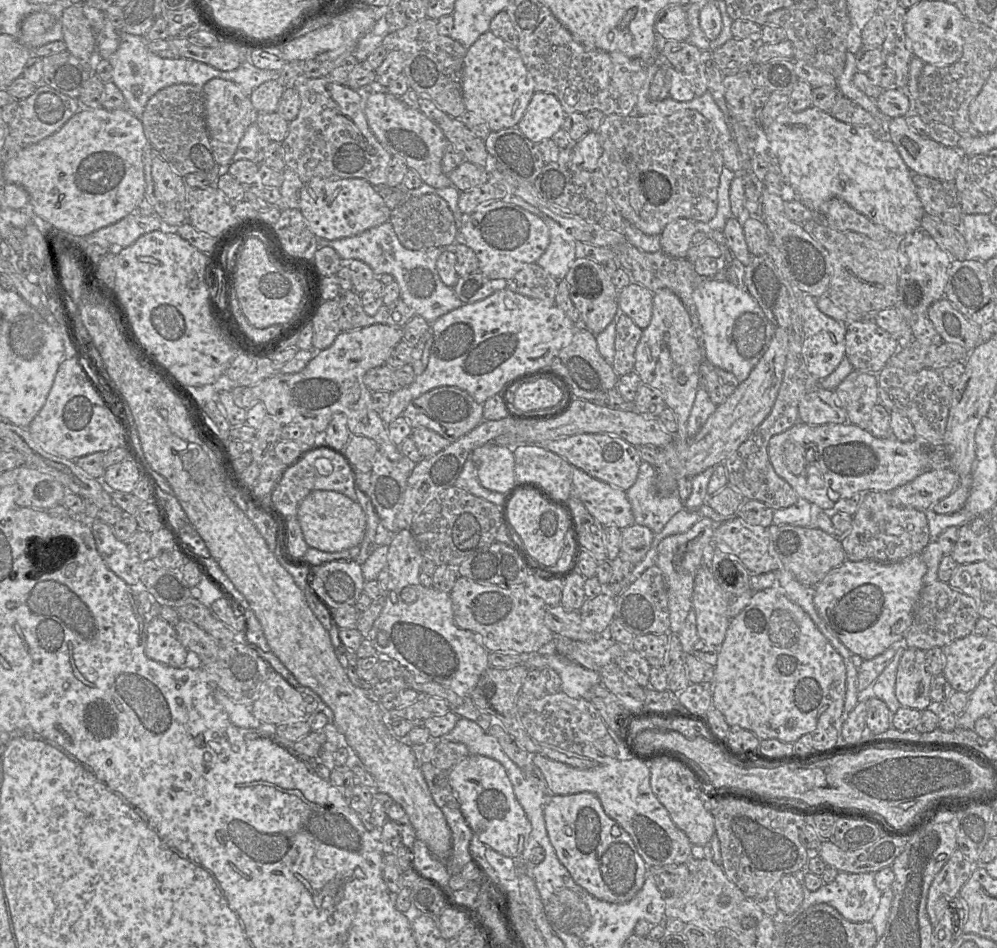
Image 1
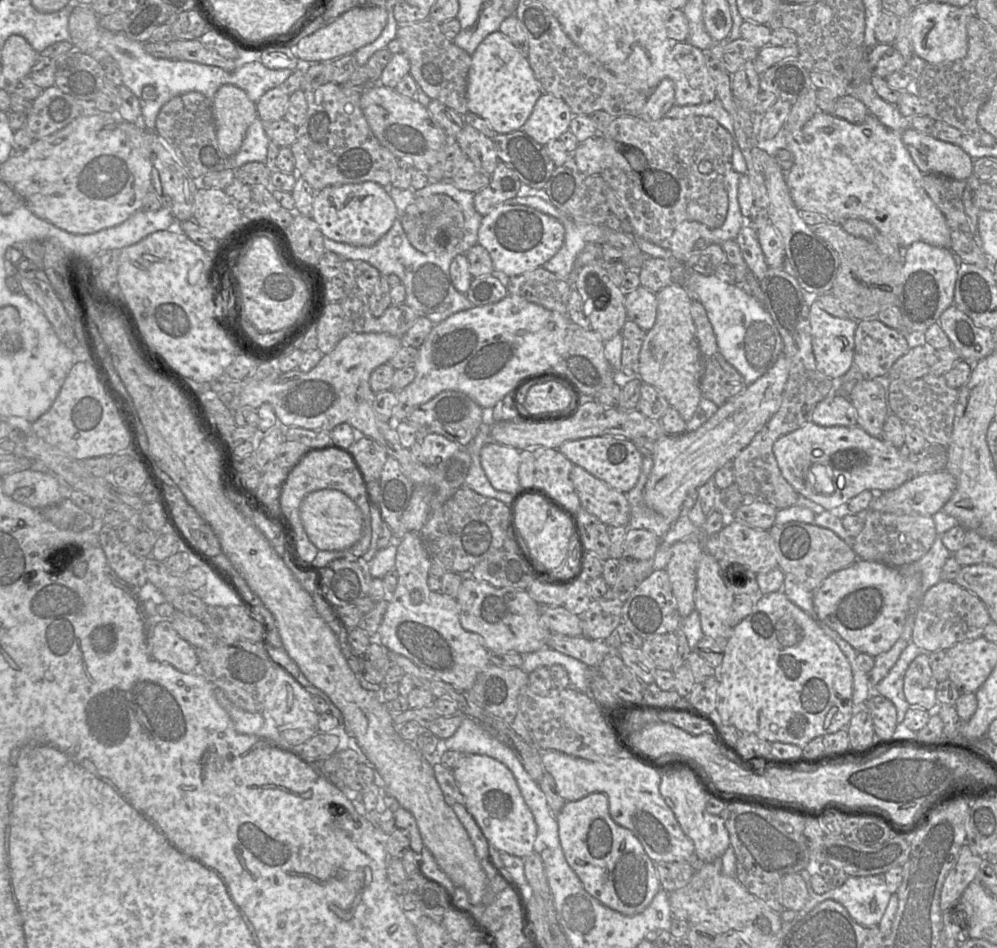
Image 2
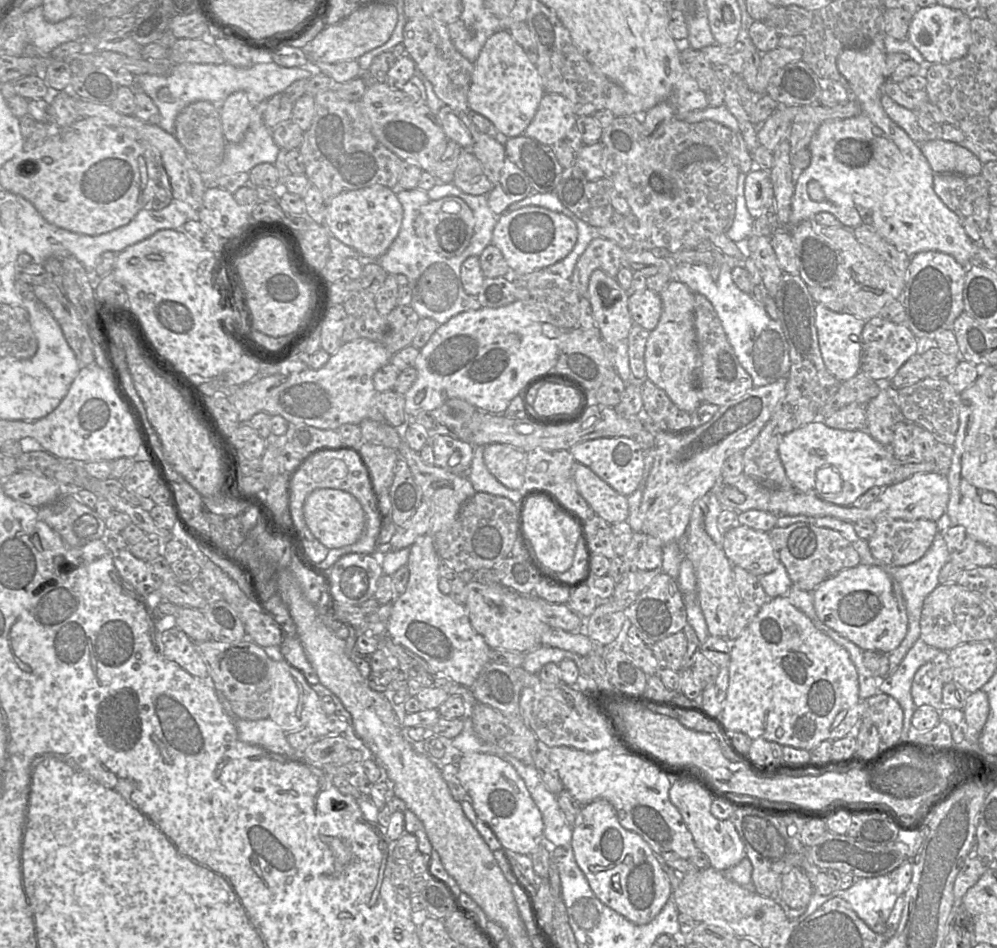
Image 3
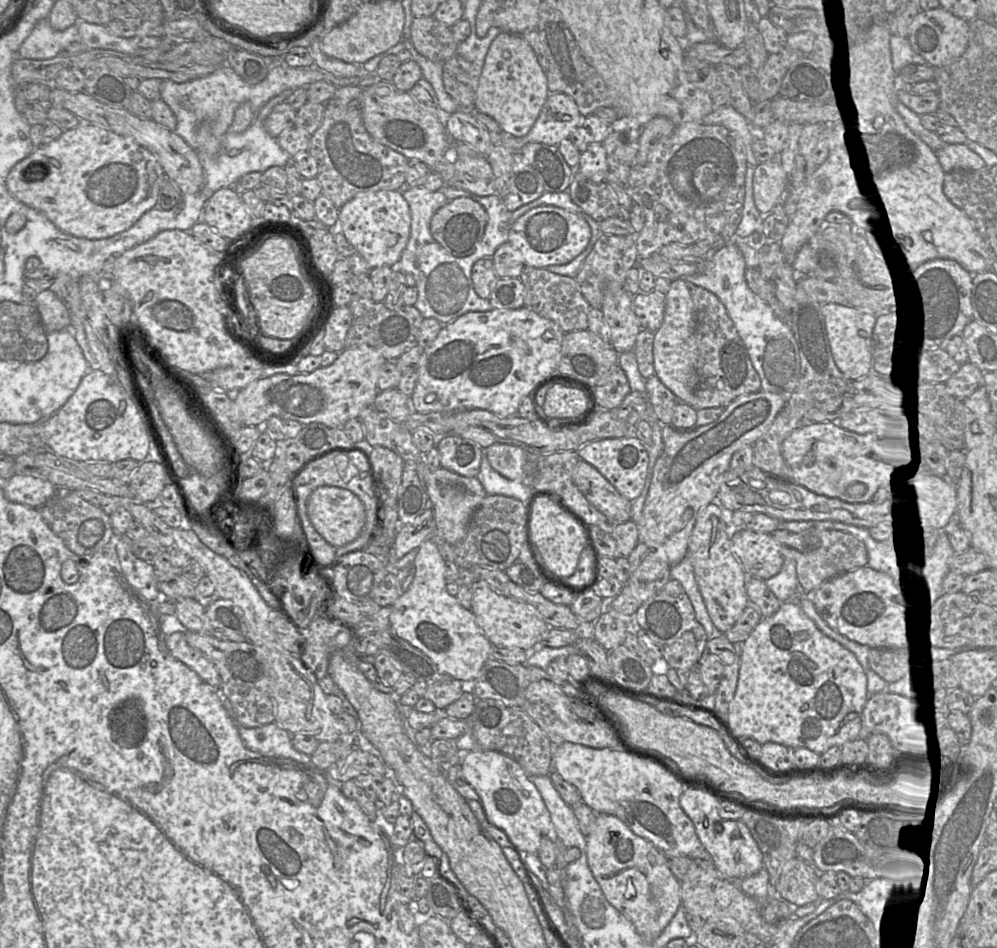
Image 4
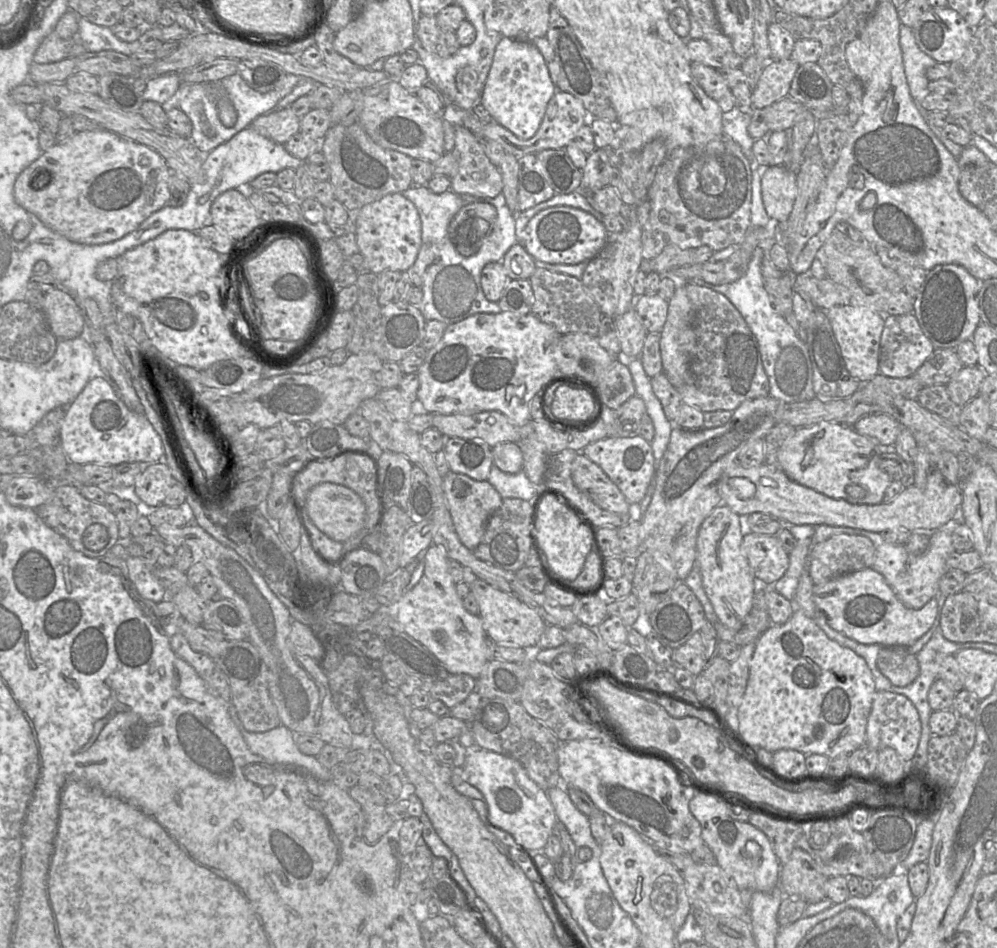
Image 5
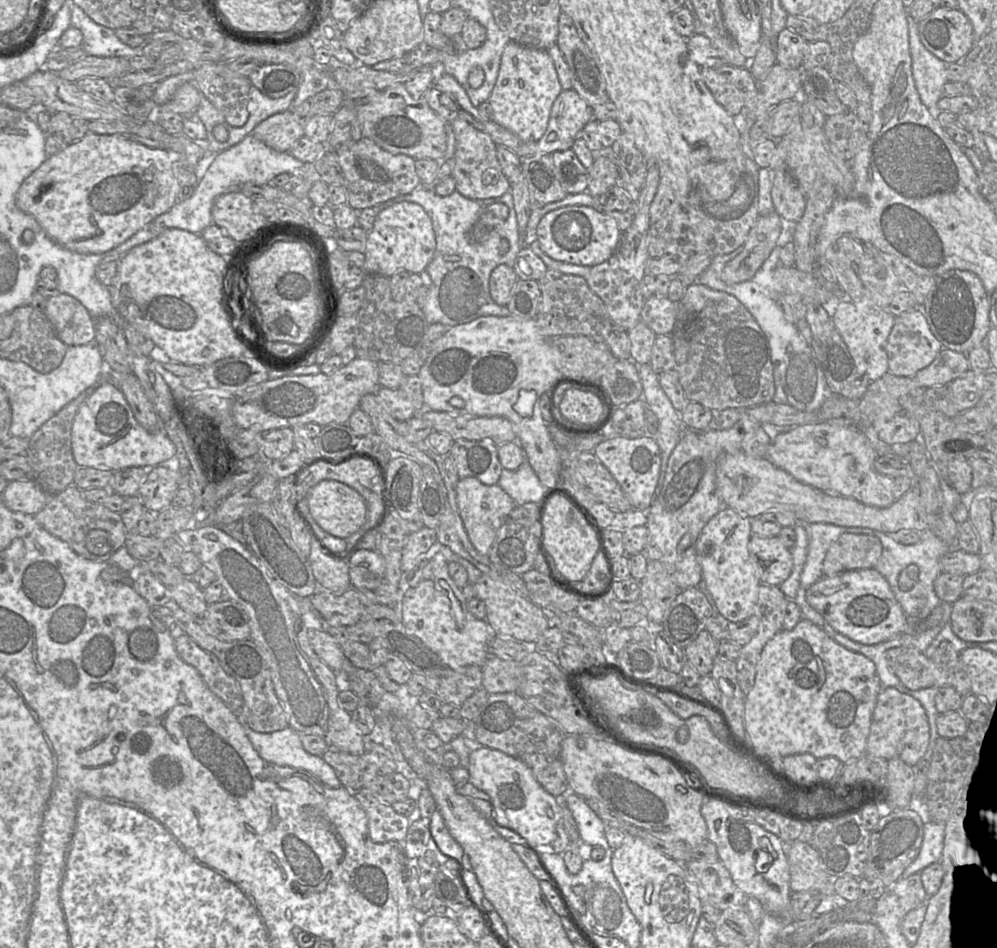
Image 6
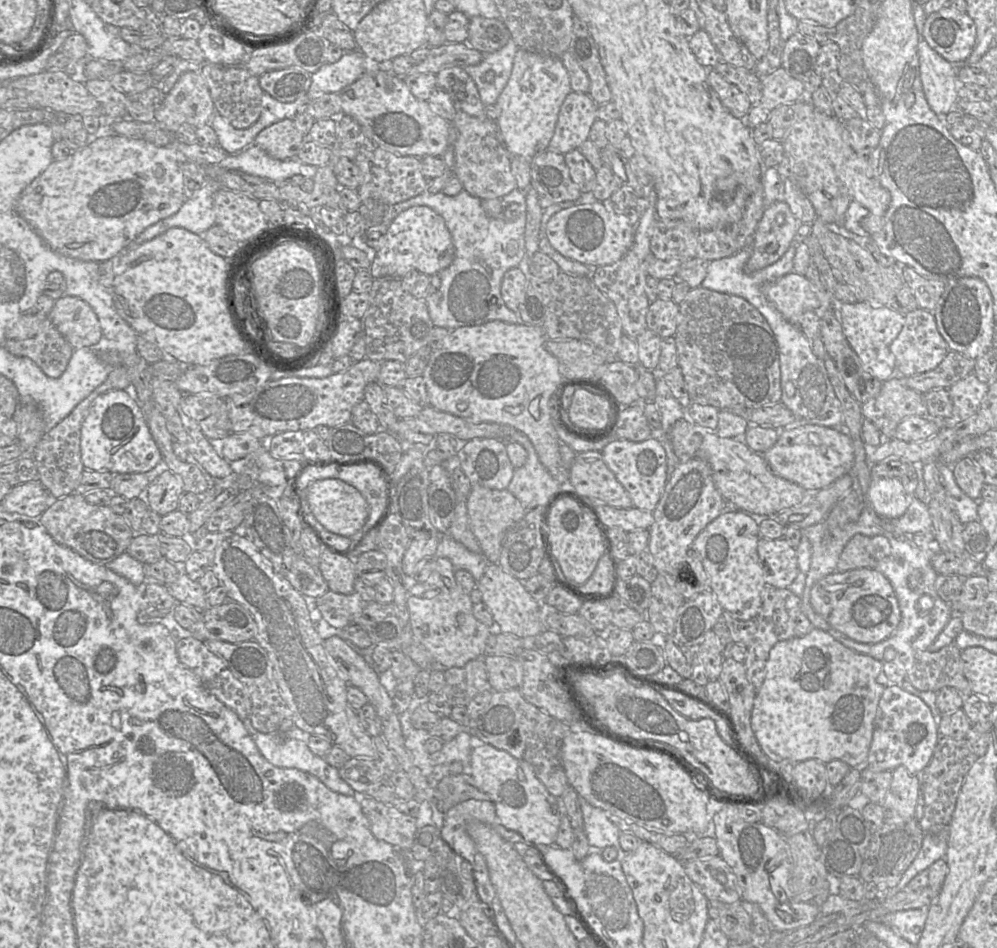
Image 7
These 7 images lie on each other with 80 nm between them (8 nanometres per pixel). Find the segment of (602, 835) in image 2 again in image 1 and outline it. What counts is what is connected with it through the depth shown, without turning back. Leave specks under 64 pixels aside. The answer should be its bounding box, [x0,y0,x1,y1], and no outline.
[543,793,649,903]

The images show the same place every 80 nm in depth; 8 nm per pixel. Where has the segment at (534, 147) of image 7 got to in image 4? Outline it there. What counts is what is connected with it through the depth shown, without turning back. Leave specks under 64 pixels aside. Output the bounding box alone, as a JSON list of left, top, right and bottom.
[474,32,549,137]

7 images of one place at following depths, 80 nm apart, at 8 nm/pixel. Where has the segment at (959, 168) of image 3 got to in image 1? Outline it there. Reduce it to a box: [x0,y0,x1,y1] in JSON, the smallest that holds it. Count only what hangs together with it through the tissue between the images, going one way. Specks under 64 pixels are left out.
[887,117,963,181]

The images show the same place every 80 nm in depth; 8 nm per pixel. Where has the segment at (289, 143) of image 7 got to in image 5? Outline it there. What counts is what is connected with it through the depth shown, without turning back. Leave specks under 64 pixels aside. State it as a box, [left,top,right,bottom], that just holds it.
[249,107,300,145]

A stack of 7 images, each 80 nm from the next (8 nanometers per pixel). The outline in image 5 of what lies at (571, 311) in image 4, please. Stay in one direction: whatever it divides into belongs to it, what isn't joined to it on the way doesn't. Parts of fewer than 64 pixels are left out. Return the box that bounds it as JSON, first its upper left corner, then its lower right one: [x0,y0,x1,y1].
[529,267,603,337]

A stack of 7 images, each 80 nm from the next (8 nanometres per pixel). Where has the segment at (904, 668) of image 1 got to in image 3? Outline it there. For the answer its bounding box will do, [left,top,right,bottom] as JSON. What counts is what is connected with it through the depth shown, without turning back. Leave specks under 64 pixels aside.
[911,662,944,710]

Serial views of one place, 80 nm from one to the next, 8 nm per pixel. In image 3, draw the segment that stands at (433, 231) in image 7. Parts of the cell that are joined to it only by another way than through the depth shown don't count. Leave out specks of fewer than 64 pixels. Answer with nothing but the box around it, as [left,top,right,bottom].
[324,184,403,260]

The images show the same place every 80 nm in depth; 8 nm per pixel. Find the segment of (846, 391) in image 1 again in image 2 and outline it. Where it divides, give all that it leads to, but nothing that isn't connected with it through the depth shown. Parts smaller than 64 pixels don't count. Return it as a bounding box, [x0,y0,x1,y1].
[847,378,891,438]

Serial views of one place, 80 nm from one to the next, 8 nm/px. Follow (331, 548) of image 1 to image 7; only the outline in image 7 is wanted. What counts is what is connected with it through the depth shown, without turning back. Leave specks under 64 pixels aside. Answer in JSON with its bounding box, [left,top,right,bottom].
[307,479,368,536]

